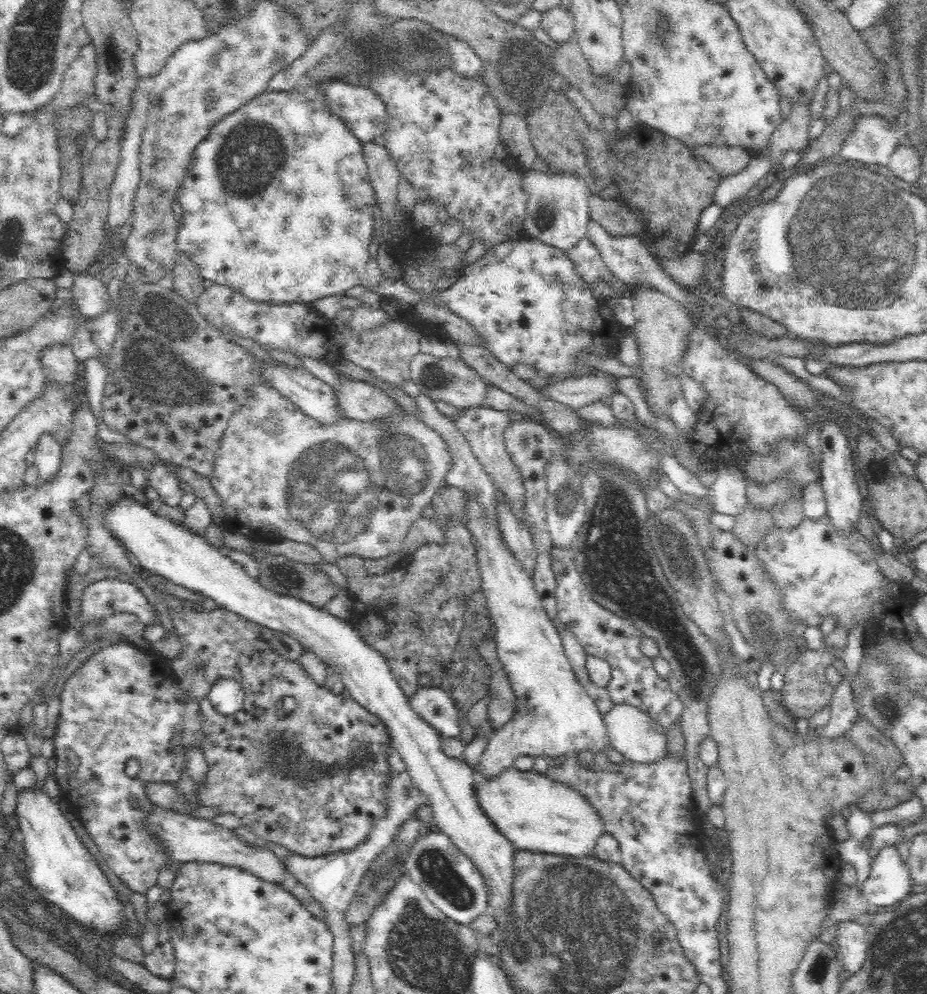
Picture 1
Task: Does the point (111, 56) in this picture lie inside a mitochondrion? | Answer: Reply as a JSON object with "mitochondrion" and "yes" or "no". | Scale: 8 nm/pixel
{"mitochondrion":"no"}

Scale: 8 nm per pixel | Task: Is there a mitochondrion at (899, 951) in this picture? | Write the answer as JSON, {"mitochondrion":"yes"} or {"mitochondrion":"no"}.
{"mitochondrion":"yes"}

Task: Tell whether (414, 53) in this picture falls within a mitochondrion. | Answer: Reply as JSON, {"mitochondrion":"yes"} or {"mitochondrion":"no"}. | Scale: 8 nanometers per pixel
{"mitochondrion":"yes"}

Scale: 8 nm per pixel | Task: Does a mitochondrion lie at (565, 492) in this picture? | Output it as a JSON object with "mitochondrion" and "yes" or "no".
{"mitochondrion":"yes"}

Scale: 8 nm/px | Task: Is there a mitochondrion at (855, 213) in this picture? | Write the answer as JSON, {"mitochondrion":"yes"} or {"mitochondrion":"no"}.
{"mitochondrion":"yes"}

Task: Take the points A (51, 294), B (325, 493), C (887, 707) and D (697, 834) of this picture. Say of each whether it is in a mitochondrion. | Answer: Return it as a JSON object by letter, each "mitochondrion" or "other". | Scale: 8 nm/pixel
{"A":"other","B":"mitochondrion","C":"mitochondrion","D":"other"}

